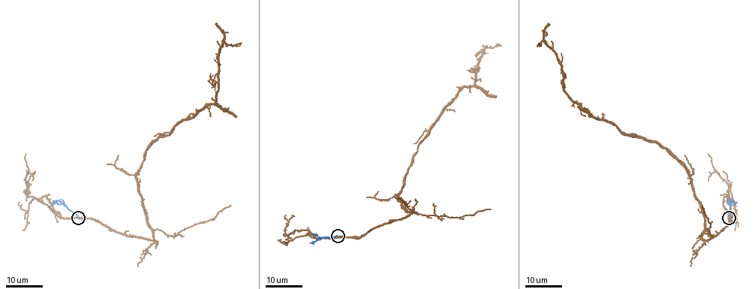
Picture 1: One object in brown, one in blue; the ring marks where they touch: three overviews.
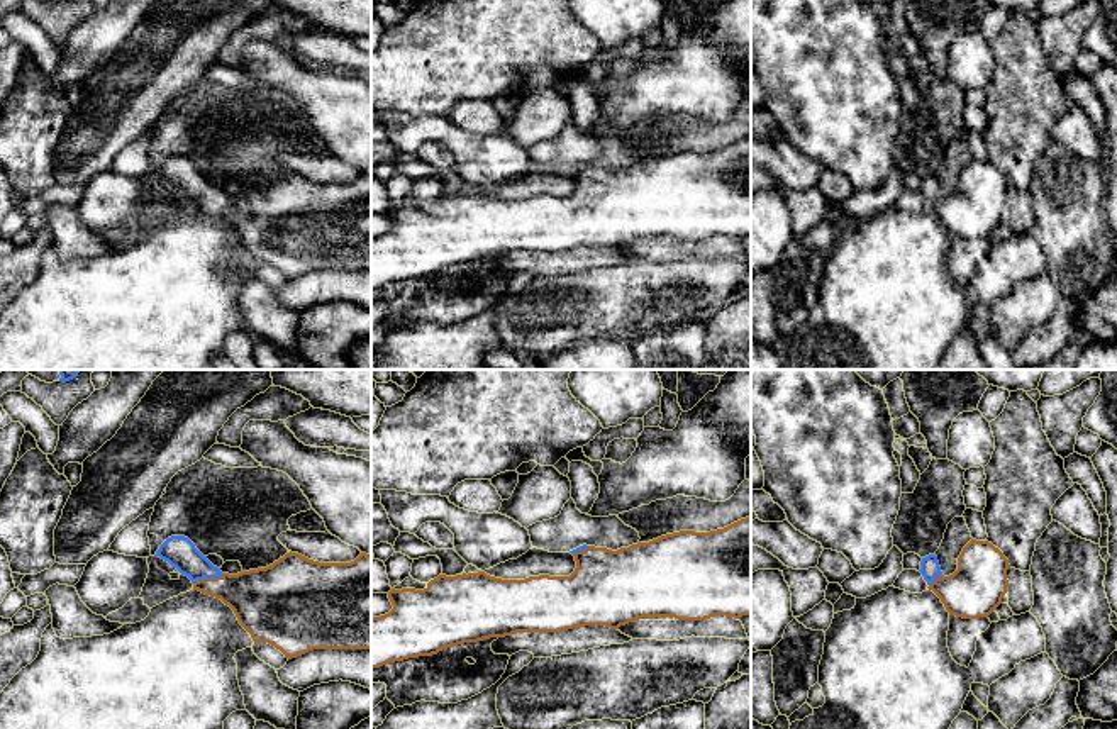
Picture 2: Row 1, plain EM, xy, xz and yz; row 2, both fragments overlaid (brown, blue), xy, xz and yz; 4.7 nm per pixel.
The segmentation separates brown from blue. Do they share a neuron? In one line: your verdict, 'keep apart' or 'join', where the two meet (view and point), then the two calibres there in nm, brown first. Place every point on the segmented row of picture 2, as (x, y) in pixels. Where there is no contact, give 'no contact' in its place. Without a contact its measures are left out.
join; meets brown in xy at (207, 578); 260 nm thick on the brown side, 150 nm on the other

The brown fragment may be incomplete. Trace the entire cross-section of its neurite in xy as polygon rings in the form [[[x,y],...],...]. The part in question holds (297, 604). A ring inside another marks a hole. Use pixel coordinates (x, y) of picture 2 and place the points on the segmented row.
[[[185,536],[168,537],[154,556],[188,576],[193,590],[220,598],[254,643],[268,643],[292,659],[314,649],[371,649],[371,554],[351,563],[319,563],[286,553],[266,568],[222,573]]]

